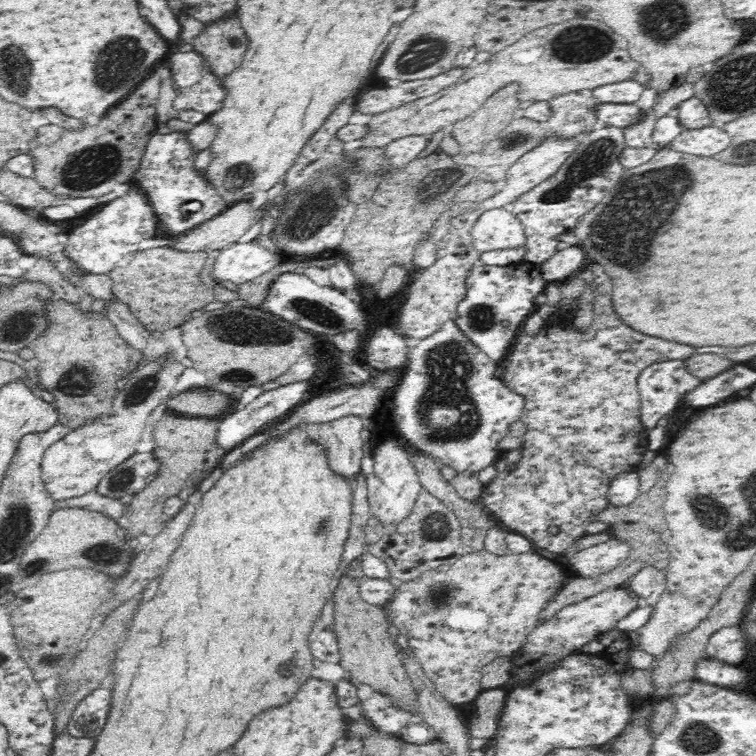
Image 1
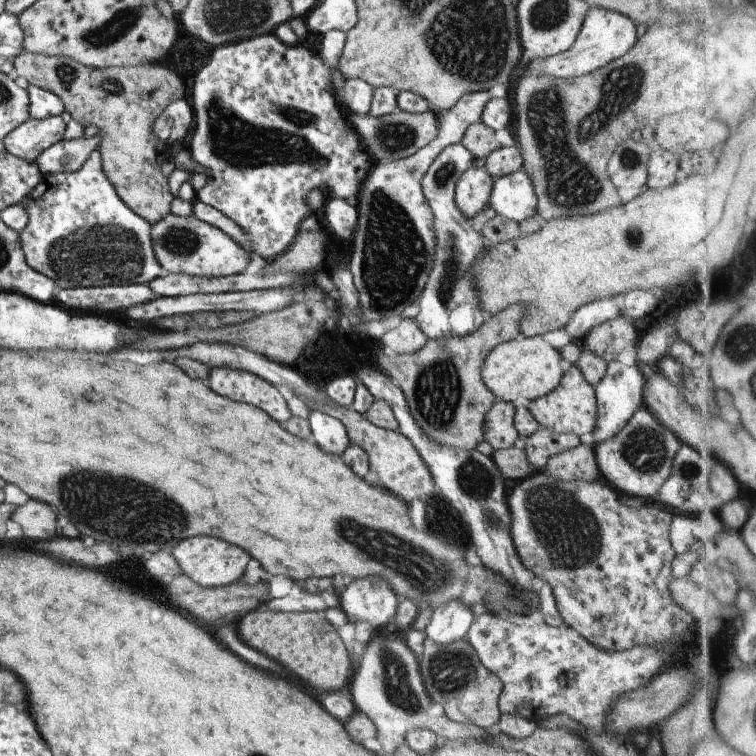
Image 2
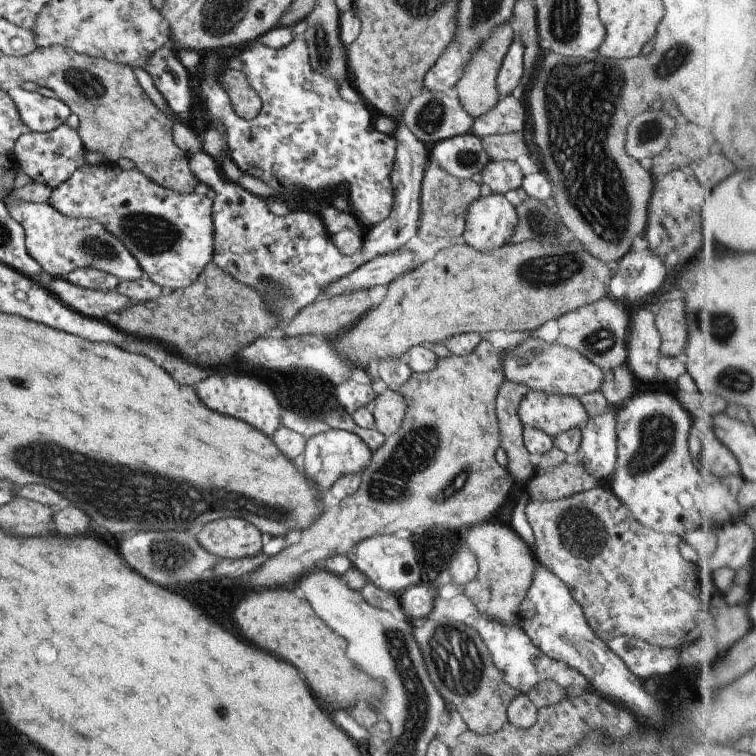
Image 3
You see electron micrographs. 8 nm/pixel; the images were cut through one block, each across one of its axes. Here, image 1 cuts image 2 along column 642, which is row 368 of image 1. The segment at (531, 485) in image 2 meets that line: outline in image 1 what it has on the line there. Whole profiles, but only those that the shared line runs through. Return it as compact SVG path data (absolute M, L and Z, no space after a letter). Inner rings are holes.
M590 264L588 268L592 268L594 282L593 282L593 311L594 320L592 320L592 326L586 328L586 330L576 330L573 322L573 316L575 313L569 313L558 310L558 322L546 323L544 328L540 328L538 334L528 334L526 331L521 330L516 336L514 344L512 344L508 354L505 356L504 361L501 363L499 375L504 381L504 384L512 390L514 393L518 393L524 397L524 410L520 414L518 421L525 426L525 434L523 436L523 444L521 446L521 459L517 463L514 469L507 471L505 454L503 453L494 465L497 470L496 477L489 483L484 485L481 492L482 505L506 528L511 528L514 533L519 533L522 536L530 539L533 548L545 548L550 552L566 553L568 547L572 546L576 540L580 537L584 537L587 532L586 528L592 519L594 519L599 512L608 508L608 486L612 479L622 473L632 472L638 468L639 463L642 460L643 455L647 450L647 436L648 430L642 425L640 414L640 397L637 389L637 380L640 373L651 364L666 360L686 360L696 353L696 348L688 346L688 344L676 344L676 342L670 342L670 340L662 340L662 338L654 338L654 336L646 336L646 334L640 334L636 330L628 327L622 320L618 320L618 314L614 314L614 308L612 308L612 300L610 300L610 290L606 290L608 286L612 288L612 282L610 278L606 276L606 272L598 266L598 264ZM550 526L558 526L560 529L557 535L550 535L548 528Z

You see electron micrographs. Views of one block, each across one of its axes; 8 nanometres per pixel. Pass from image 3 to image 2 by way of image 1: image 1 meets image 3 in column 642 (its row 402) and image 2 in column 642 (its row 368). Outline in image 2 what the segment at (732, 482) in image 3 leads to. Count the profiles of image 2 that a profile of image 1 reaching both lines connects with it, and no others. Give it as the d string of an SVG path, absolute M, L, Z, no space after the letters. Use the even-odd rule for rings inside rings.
M642 406L622 427L622 430L616 433L616 436L613 436L609 441L596 445L594 449L601 474L606 477L614 489L630 500L637 498L637 500L652 502L652 499L657 496L659 490L672 474L674 459L681 444L681 440L674 434L673 430L665 427L646 406Z

